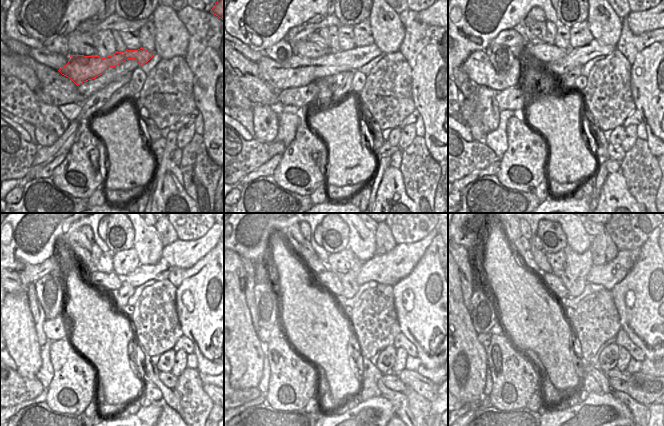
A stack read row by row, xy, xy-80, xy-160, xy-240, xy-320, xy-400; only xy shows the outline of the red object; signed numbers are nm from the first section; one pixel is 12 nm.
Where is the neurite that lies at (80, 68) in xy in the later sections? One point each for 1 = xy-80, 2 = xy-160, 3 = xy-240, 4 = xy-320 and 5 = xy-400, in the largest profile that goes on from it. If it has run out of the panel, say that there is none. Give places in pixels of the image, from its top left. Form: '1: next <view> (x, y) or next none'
1: next xy-80 (298, 71)
2: next xy-160 (478, 67)
3: next xy-240 (182, 253)
4: next xy-320 (389, 268)
5: next xy-400 (609, 274)

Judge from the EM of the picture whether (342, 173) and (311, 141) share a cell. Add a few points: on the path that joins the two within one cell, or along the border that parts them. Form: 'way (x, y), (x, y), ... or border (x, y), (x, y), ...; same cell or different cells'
border (320, 138), (326, 146), (327, 154); different cells

